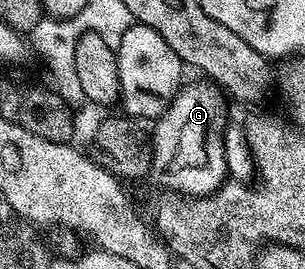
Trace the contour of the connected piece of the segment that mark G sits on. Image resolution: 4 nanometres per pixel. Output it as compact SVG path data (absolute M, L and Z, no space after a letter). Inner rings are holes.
M200 80L202 82L192 82L185 85L179 92L176 93L176 99L170 103L166 108L166 112L160 115L159 118L155 119L154 126L156 131L153 129L150 134L150 141L152 143L152 168L150 171L151 181L161 182L165 187L165 191L173 194L183 194L185 196L191 196L193 198L200 198L203 194L212 194L219 186L223 186L226 179L229 177L227 168L227 160L224 155L224 131L226 127L226 119L224 120L224 100L226 101L225 95L222 93L220 86L211 80Z

